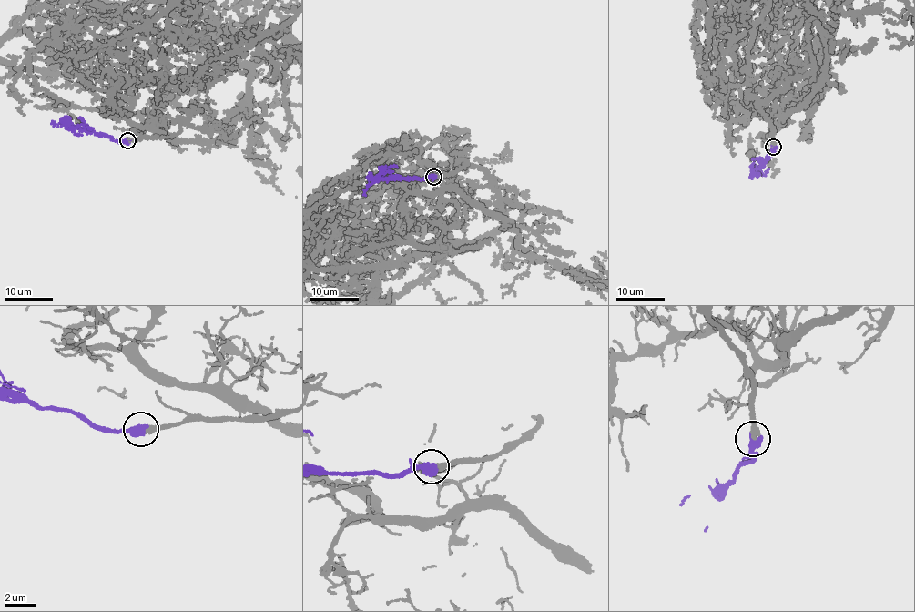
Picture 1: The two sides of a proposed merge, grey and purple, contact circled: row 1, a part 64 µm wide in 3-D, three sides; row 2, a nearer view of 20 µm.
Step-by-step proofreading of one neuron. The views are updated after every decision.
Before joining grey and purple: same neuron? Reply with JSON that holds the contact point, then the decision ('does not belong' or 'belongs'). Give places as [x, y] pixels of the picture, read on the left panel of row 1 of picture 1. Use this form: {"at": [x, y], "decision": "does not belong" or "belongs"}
{"at": [127, 140], "decision": "belongs"}

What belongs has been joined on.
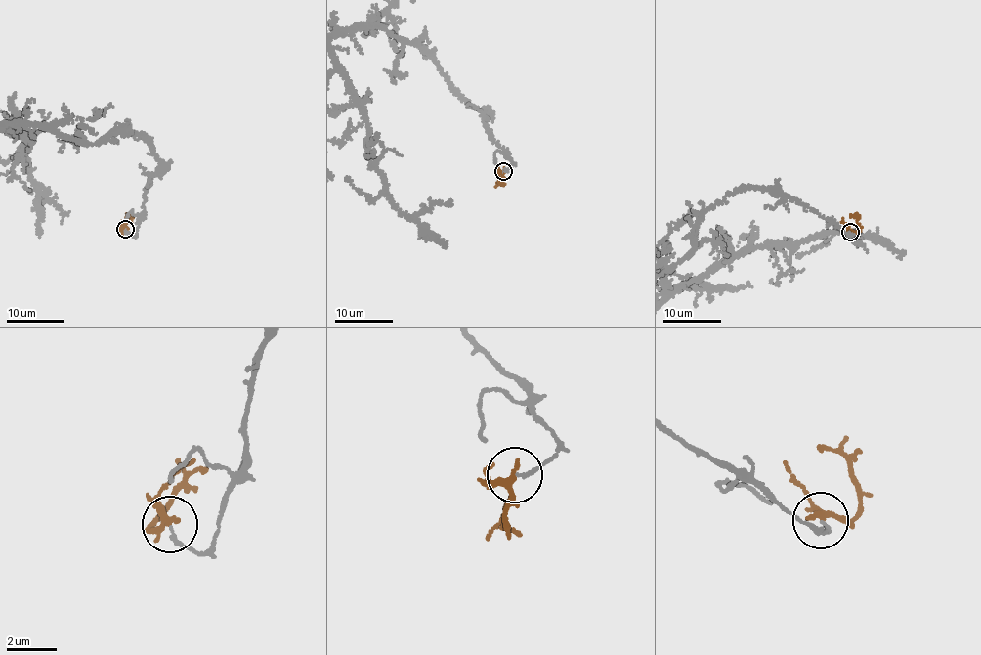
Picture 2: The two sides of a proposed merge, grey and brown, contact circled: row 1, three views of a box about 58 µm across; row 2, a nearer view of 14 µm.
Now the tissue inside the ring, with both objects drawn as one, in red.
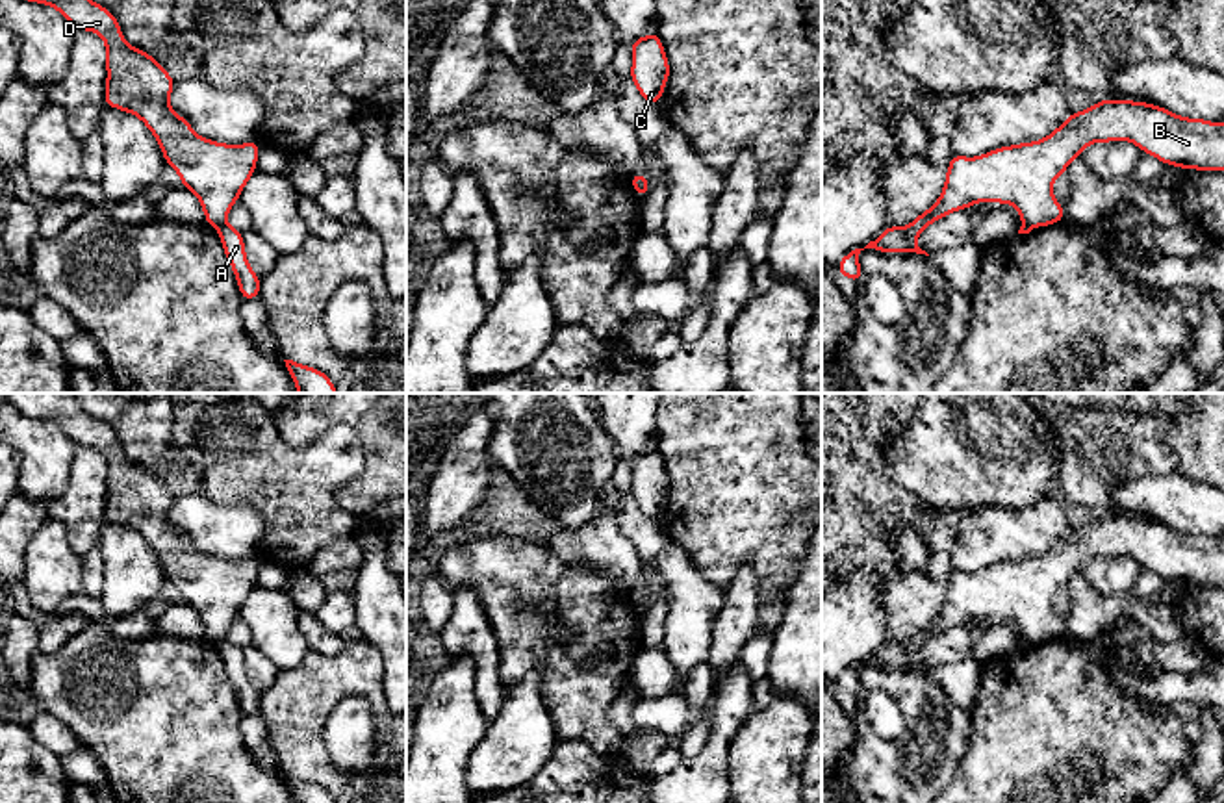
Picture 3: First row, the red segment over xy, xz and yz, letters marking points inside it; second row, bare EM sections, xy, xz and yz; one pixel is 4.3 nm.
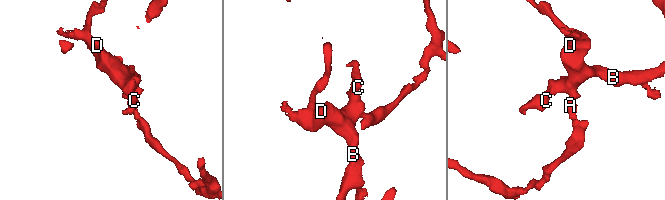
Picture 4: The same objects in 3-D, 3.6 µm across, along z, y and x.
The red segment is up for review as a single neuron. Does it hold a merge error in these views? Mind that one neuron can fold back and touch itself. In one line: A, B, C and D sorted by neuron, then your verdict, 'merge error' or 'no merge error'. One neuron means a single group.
groups A / B C D; merge error

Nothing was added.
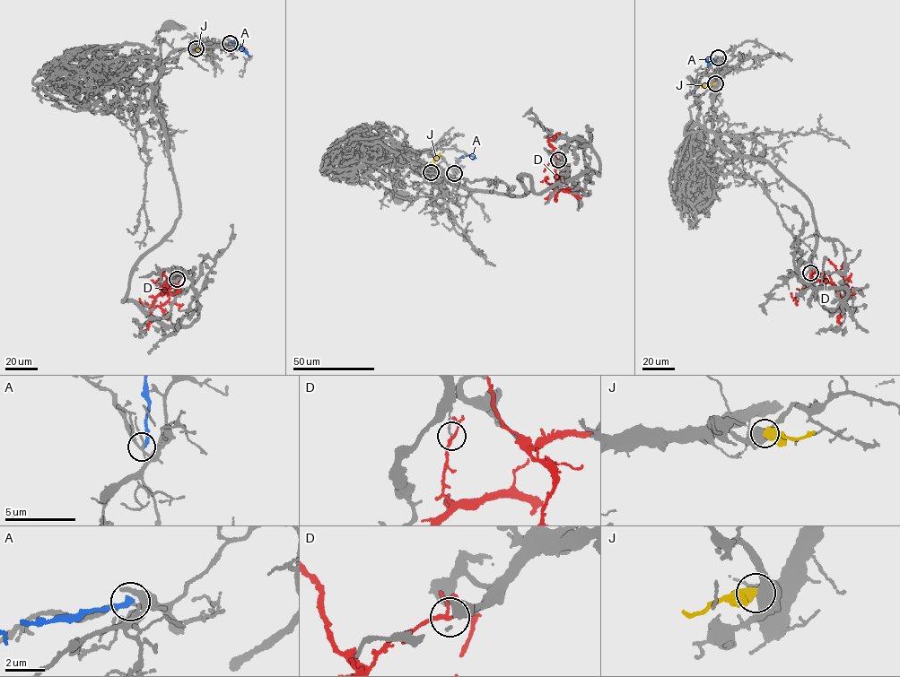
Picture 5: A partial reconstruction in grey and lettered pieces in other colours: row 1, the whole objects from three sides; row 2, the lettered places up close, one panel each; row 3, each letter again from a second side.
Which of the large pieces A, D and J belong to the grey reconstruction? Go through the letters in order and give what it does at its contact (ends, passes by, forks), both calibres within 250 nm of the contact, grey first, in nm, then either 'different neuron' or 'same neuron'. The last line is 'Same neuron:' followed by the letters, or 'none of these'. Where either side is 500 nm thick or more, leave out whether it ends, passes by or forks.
A: it ends; calibres 130 and 280 nm; different neuron
D: it passes by; calibres 110 and 200 nm; different neuron
J: calibres 550 and 550 nm; different neuron
Same neuron: none of these

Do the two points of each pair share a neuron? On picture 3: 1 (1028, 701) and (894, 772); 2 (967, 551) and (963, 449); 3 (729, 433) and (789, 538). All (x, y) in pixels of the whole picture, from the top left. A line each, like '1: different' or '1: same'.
1: different
2: different
3: same

